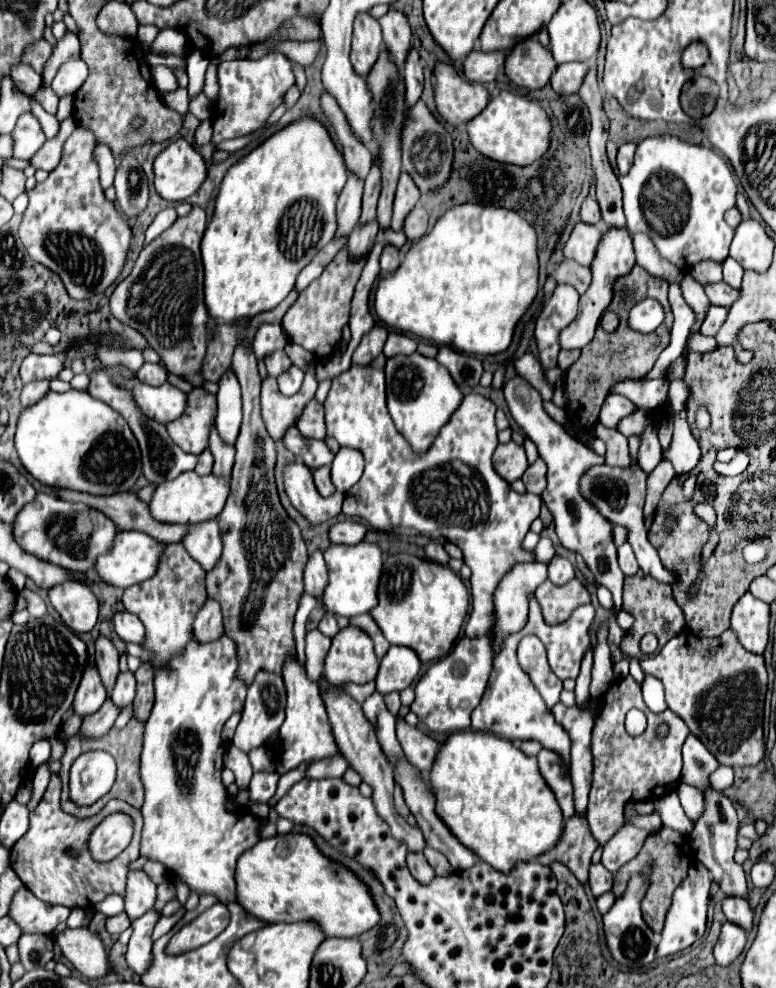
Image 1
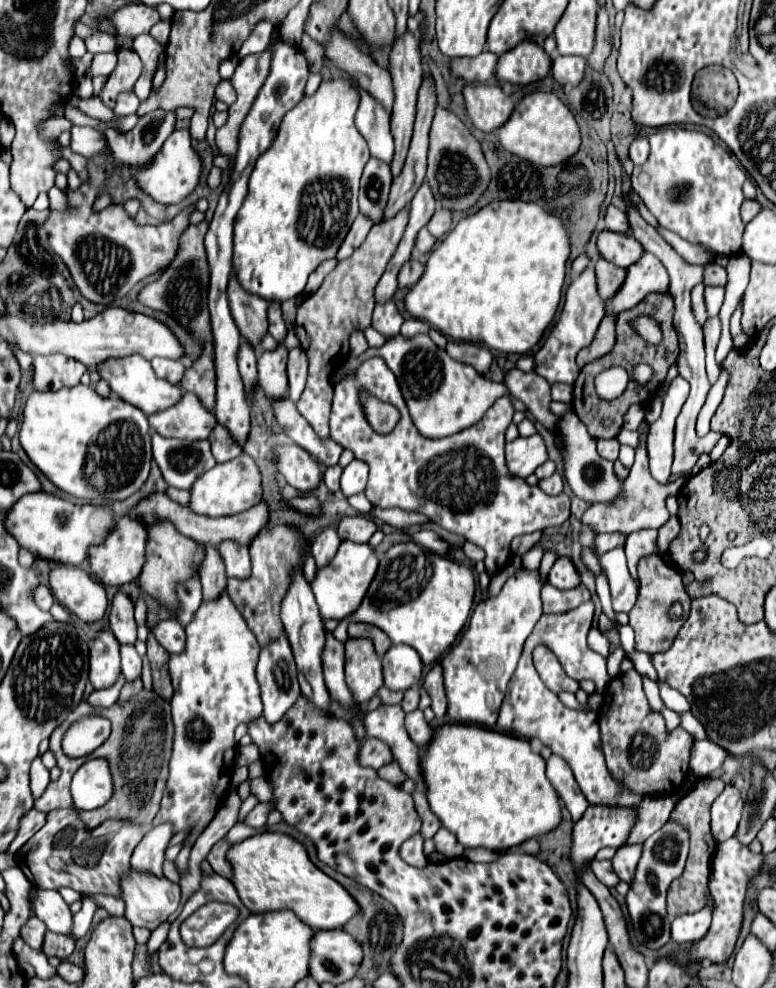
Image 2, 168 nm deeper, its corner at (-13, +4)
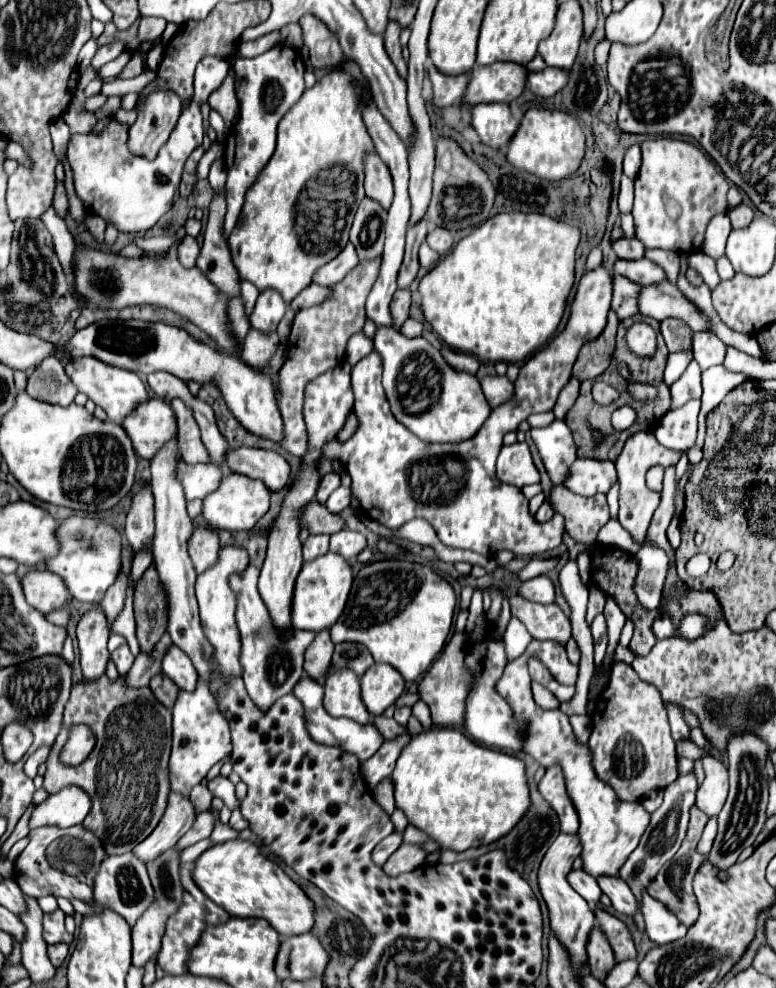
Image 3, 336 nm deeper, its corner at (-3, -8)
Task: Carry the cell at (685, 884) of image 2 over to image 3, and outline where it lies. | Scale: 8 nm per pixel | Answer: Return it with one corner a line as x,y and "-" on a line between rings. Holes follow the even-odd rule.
697,806
691,808
689,812
689,828
687,828
687,836
679,848
679,852
675,854
673,862
669,866
665,866
659,874
657,874
657,880
651,882
651,886
647,888
647,892
659,900
661,904
669,906
669,912
673,912
685,926
693,926
697,916
699,916
699,906
697,906
697,900
695,900
695,894
693,894
693,876
699,868
699,864
705,860
703,854
697,852
697,842
703,834
703,828
707,824
709,816
705,816
705,812
701,812

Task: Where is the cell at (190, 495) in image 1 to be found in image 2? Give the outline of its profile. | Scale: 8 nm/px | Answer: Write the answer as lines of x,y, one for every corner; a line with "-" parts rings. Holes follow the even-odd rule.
243,452
243,456
237,456
235,460
217,464
209,472
205,472
191,488
191,508
205,516
233,516
239,512
249,510
251,506
259,504
263,500
263,480
261,470
255,464
255,460

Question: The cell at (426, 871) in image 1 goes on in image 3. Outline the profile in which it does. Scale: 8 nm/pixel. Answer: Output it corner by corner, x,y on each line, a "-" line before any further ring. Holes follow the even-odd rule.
399,832
387,836
387,838
373,850
373,862
379,864
379,866
383,866
383,864
389,860
389,856
401,846
401,842
403,842
403,836
401,836

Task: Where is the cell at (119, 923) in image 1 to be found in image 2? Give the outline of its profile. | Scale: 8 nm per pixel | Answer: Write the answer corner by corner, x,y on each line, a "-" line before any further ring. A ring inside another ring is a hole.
93,894
89,896
99,908
105,908
111,916
123,916
123,902
115,896
105,896
105,894

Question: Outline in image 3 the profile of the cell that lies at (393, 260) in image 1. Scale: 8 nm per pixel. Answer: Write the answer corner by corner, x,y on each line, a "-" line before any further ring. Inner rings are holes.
397,290
391,302
391,314
393,314
395,328
399,328
407,320
409,304
411,304
411,290

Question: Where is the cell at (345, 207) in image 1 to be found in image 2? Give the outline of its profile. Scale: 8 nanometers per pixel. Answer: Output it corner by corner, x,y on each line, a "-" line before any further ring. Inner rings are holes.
359,214
357,220
355,220
355,224
351,226
347,238
343,240
343,244
341,244
341,248
339,248
339,252
337,252
335,258
337,258
337,260
349,258
349,256
355,252
355,248
359,248
359,246
363,244
363,240
365,240
365,236
369,234
371,226
373,226
371,220
363,220
363,214

